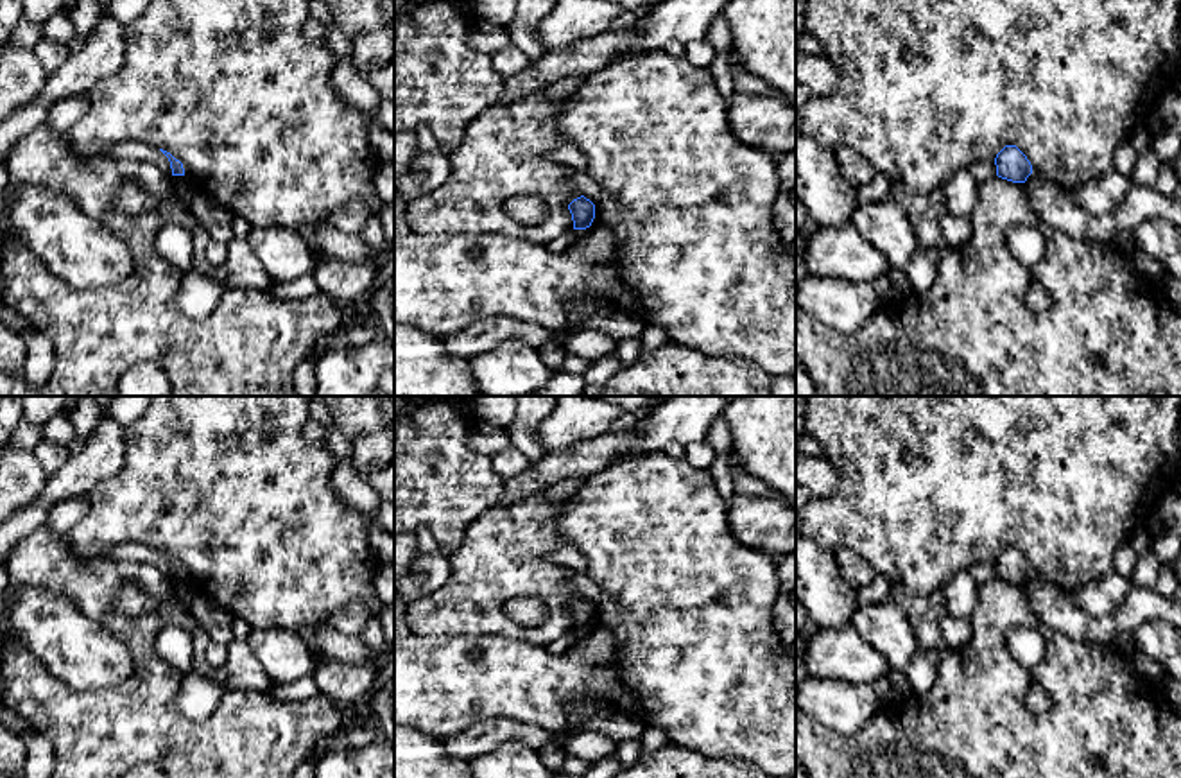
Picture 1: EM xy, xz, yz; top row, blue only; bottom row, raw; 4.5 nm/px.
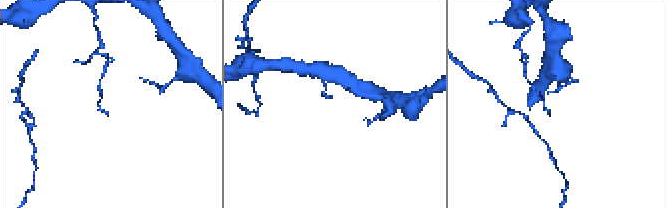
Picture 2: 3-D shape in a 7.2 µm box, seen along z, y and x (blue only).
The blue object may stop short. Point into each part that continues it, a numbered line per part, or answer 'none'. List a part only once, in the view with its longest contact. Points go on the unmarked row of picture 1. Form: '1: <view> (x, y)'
none

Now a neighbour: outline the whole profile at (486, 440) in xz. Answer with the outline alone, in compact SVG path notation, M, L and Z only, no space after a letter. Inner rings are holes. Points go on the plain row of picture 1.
M473 418L468 443L471 450L491 459L509 445L509 437L505 428L495 428L482 419Z

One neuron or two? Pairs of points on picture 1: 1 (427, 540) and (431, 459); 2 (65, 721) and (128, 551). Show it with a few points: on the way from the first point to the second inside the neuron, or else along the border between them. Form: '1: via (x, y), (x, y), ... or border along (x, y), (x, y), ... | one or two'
1: border along (420, 526), (431, 531), (438, 551) | two
2: border along (112, 558), (153, 563), (163, 574) | two

